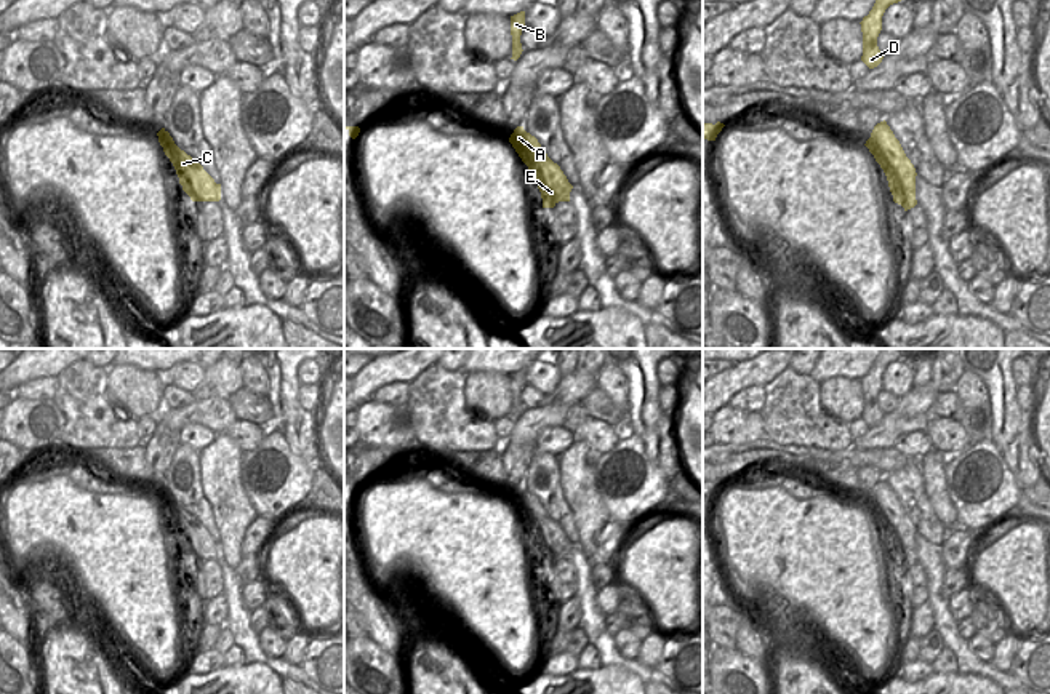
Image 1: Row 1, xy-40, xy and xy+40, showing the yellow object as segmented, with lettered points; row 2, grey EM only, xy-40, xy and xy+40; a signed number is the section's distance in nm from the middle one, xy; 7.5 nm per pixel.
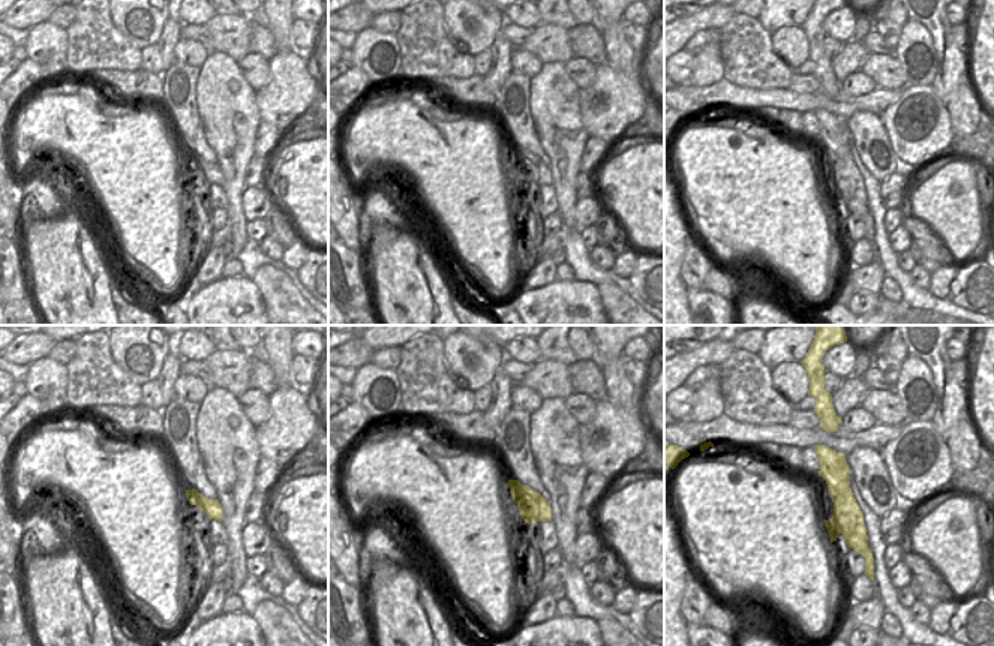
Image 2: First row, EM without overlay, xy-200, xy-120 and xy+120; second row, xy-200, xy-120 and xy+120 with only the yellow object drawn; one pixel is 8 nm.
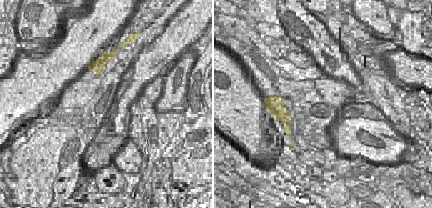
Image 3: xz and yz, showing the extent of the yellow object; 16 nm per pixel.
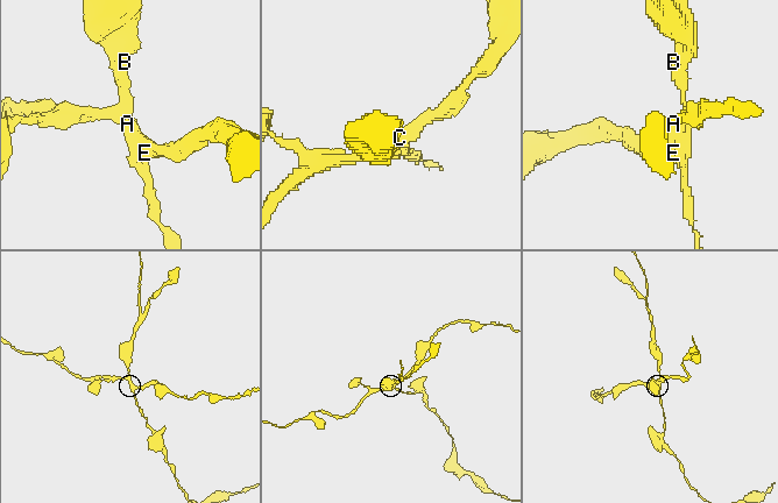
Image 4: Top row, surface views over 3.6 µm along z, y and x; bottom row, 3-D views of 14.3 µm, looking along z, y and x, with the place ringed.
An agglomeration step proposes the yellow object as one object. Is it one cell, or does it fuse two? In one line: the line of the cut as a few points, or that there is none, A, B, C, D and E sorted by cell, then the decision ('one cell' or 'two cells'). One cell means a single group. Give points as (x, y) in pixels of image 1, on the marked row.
xy+40 (884, 170), (895, 170), (898, 173), (906, 195), (914, 205) | A C E / B D | two cells

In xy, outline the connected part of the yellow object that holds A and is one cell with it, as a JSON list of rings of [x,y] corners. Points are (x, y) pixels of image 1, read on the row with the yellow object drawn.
[[[517,126],[509,142],[533,174],[543,203],[555,205],[559,201],[570,201],[573,185],[568,182],[560,166],[547,157],[535,136],[527,133],[523,126]]]

